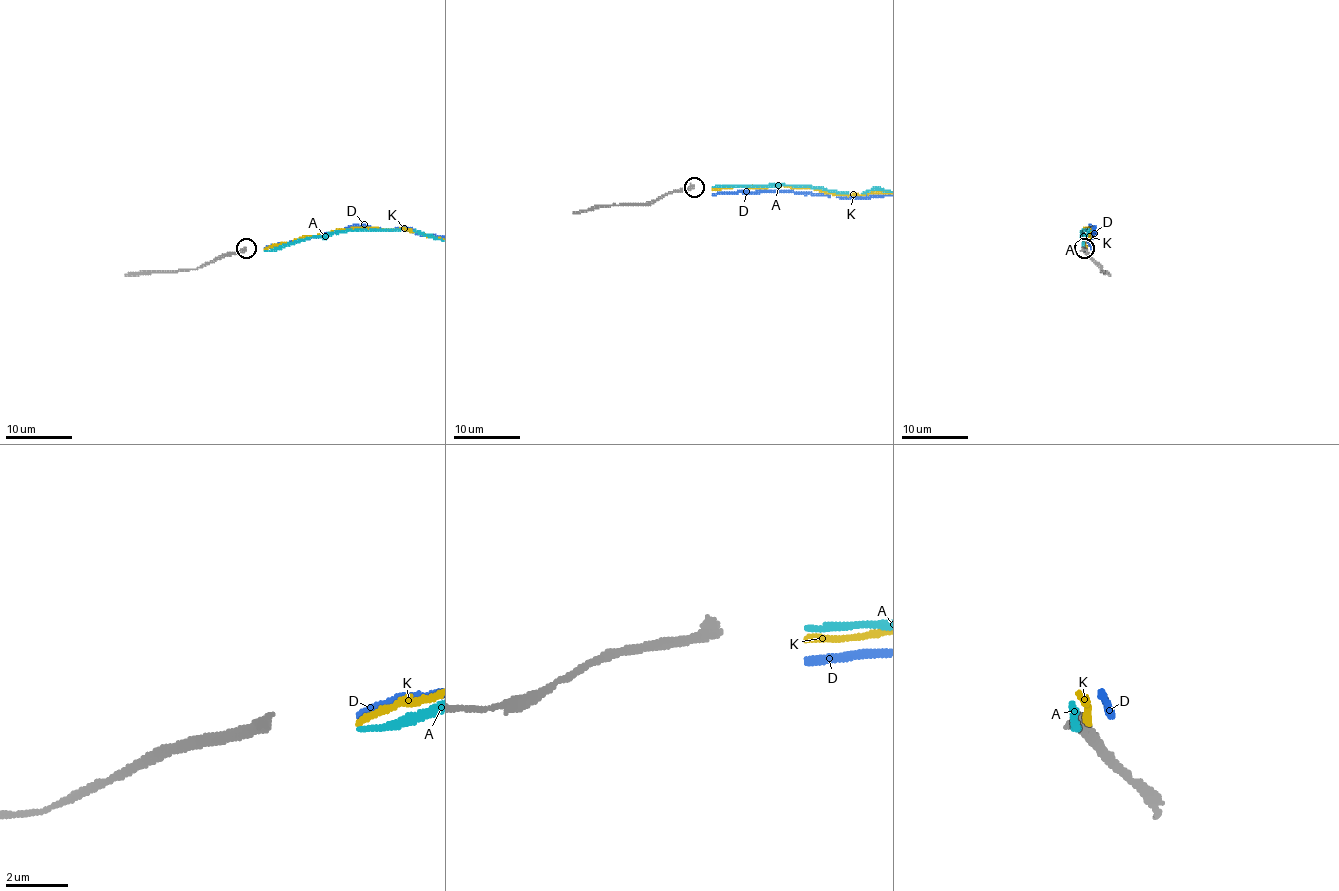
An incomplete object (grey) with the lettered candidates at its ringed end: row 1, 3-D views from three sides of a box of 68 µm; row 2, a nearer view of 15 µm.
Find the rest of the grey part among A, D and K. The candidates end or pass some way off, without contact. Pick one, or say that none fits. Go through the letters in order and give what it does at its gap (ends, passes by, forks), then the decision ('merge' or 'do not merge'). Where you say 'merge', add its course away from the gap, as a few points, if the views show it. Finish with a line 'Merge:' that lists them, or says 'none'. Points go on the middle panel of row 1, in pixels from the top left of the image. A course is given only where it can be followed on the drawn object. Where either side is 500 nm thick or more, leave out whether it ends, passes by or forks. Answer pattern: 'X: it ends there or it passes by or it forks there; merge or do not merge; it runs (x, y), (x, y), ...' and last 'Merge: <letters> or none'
A: it ends there; do not merge
D: it ends there; do not merge
K: it ends there; do not merge
Merge: none

